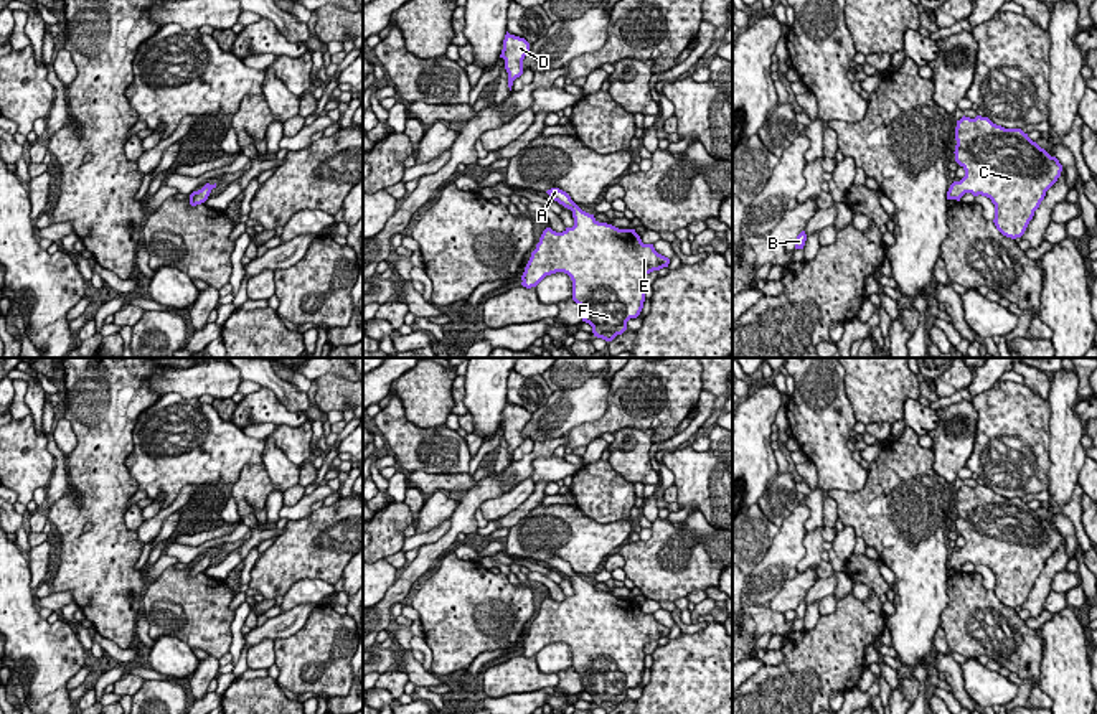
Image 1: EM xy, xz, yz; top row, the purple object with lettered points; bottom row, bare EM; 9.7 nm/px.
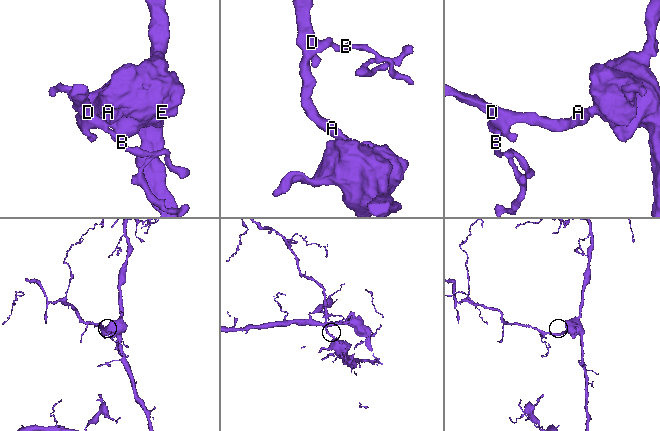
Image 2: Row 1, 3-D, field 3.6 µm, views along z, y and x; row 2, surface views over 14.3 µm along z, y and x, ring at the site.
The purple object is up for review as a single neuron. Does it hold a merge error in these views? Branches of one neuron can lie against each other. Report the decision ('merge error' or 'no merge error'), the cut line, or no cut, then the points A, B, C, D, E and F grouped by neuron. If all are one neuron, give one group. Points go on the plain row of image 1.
no merge error; no cut; A B C D E F

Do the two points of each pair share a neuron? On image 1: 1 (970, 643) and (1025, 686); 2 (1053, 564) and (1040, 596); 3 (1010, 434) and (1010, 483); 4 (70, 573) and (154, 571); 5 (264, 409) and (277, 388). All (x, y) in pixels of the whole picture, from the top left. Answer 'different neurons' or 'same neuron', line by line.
1: different neurons
2: same neuron
3: same neuron
4: different neurons
5: different neurons

